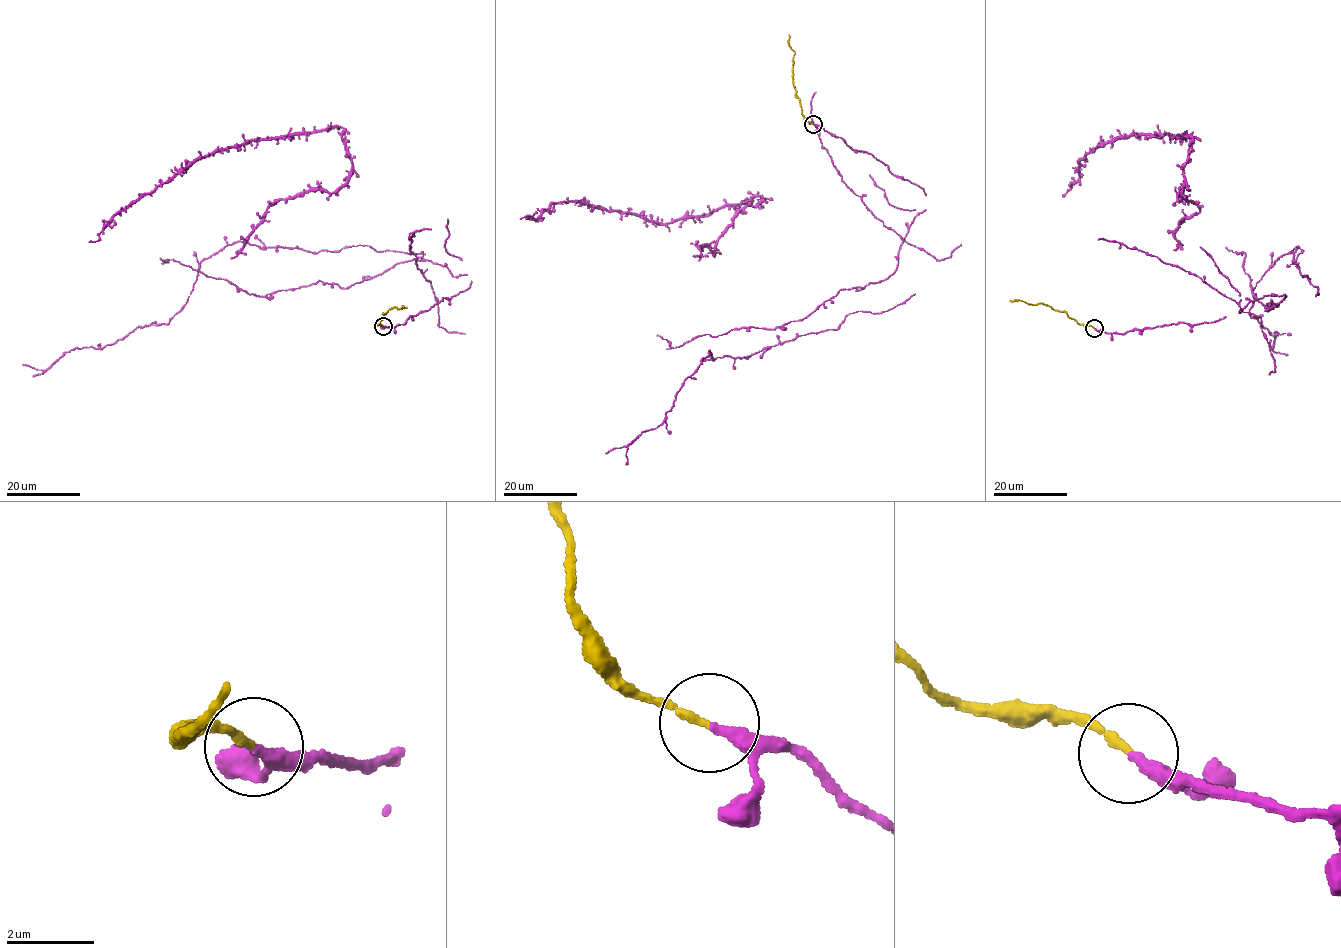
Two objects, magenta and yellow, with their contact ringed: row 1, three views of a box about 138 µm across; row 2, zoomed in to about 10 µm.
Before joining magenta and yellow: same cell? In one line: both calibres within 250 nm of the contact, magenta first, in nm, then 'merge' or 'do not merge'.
280 nm thick on the magenta side, 180 nm on the other; merge

